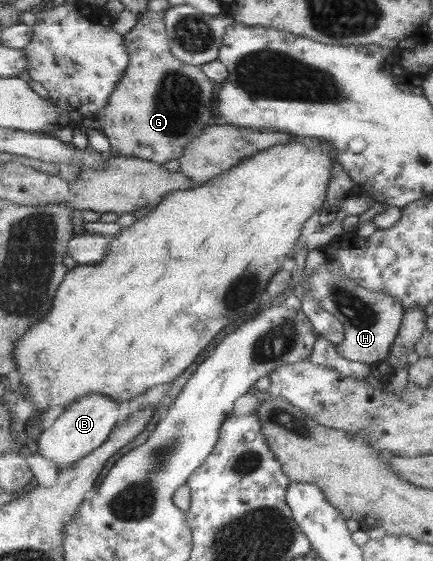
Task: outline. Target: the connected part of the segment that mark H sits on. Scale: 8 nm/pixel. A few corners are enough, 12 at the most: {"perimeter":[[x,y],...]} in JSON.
{"perimeter":[[325,265],[308,283],[344,324],[340,355],[388,358],[406,315],[392,294]]}

